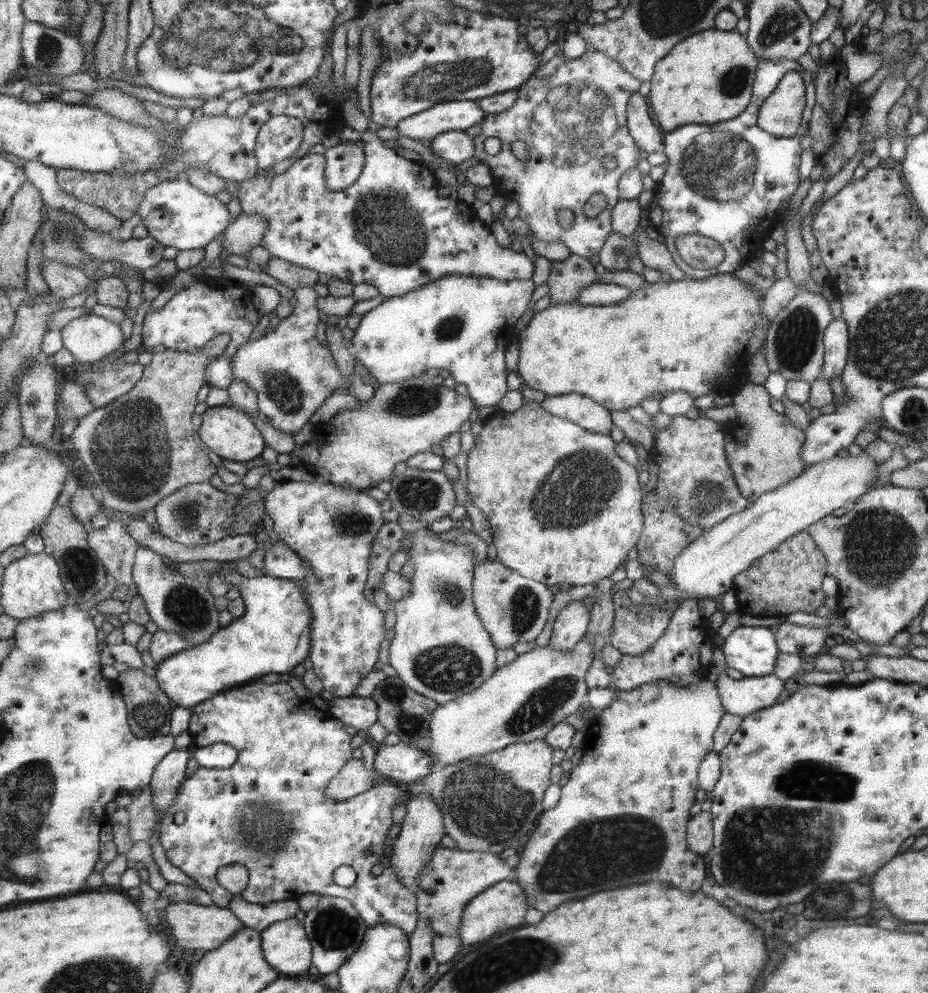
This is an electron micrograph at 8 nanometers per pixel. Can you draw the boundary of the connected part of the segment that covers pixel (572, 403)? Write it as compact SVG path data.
M579 394L545 397L540 405L552 416L572 421L592 433L609 433L612 425L609 411Z

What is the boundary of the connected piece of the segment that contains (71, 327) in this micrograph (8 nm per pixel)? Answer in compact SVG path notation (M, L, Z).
M83 315L81 318L72 320L62 331L64 349L70 350L81 362L99 362L113 352L120 352L125 342L125 336L121 332L121 326L101 316Z

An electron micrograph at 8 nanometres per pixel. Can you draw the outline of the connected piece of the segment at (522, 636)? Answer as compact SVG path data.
M488 560L474 567L474 607L482 624L487 624L486 631L491 632L490 639L496 649L512 648L517 642L533 640L547 622L552 595L546 584L519 576L498 560Z

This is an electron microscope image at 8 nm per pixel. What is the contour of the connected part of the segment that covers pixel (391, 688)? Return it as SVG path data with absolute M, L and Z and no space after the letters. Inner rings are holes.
M397 676L387 677L375 685L370 696L376 702L377 722L389 732L393 732L399 741L411 747L421 746L427 741L426 732L431 718L431 711L438 707L438 704L431 699L425 698L410 688L407 688Z

